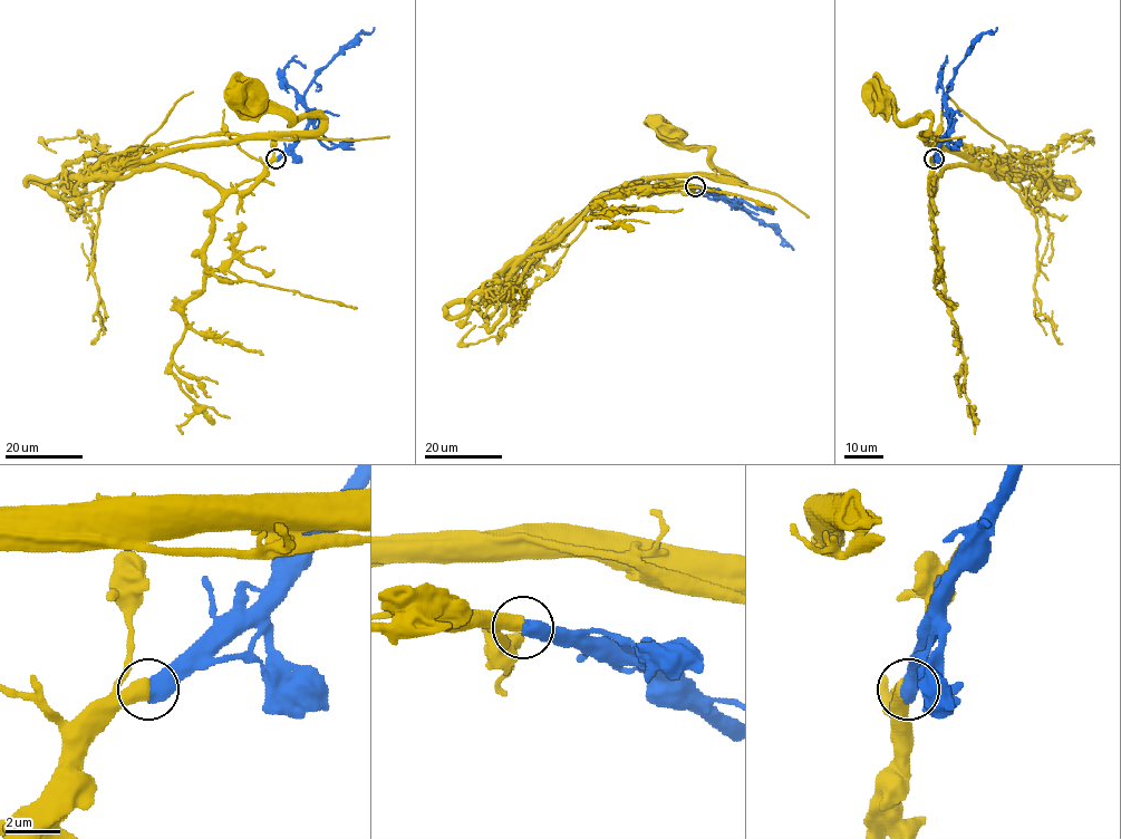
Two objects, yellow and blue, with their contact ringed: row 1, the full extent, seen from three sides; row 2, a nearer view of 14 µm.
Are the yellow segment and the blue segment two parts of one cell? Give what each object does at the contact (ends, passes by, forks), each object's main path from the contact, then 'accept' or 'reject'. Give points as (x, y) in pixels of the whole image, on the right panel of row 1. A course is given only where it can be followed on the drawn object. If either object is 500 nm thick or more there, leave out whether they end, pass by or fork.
course yellow (934, 158), (939, 135), (924, 135), (931, 119), (916, 116), (897, 122), (894, 100), (885, 98); course blue (934, 158), (941, 136), (948, 129), (949, 82), (972, 44), (983, 34), (993, 34), (997, 27); accept

